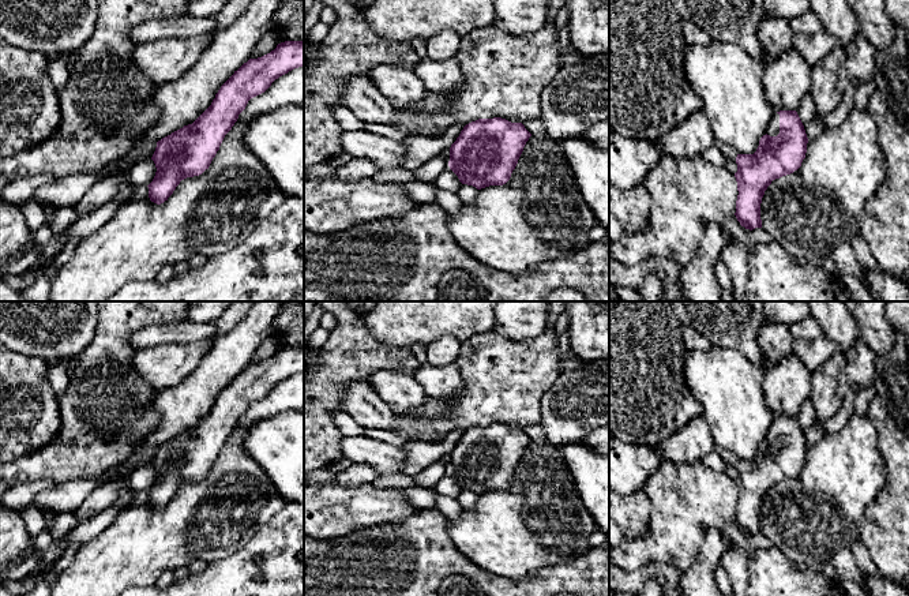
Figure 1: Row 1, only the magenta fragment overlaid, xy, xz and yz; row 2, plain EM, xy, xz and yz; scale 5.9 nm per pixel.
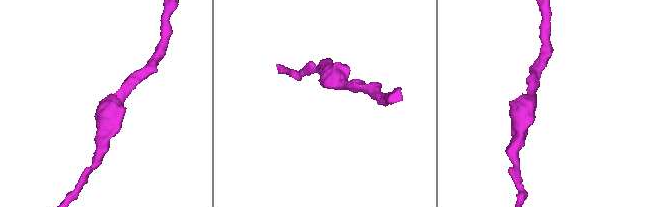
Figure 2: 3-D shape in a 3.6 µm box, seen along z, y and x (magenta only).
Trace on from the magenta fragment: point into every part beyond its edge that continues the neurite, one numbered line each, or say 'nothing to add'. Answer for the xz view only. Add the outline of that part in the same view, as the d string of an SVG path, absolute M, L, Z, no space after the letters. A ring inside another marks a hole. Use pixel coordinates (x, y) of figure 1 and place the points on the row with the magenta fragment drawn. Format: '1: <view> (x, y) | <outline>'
nothing to add

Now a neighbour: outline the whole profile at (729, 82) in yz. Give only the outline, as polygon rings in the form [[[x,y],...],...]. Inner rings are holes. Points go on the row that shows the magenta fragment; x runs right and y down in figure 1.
[[[711,40],[707,45],[687,45],[684,74],[691,89],[702,100],[715,140],[732,146],[737,154],[754,154],[766,135],[774,108],[763,89],[762,61],[754,60],[740,45]]]

